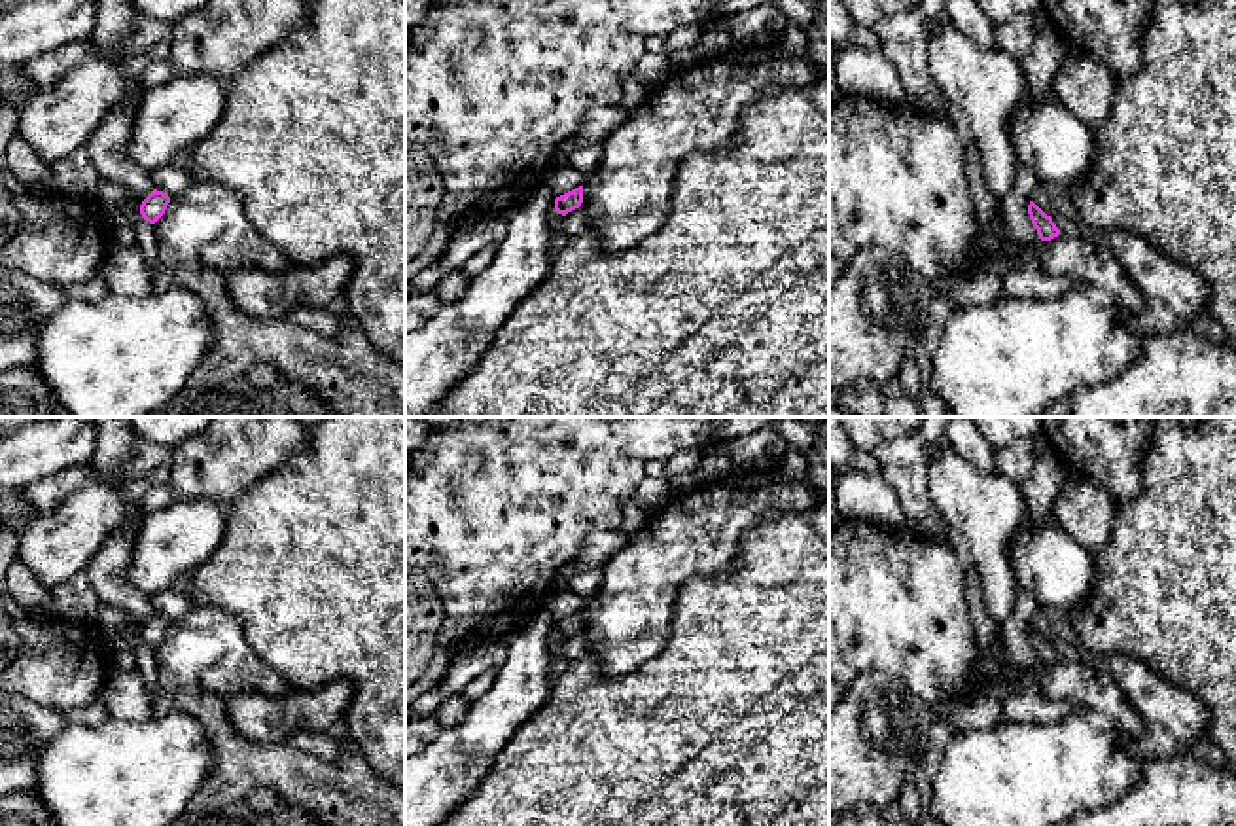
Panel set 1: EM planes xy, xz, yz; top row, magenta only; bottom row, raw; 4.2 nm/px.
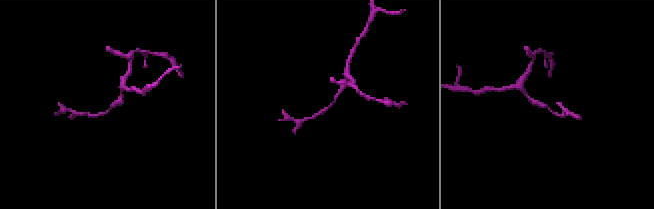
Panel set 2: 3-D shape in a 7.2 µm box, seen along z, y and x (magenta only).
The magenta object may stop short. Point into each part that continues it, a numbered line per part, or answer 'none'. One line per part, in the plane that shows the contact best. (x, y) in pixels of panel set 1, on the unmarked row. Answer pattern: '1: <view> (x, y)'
none

